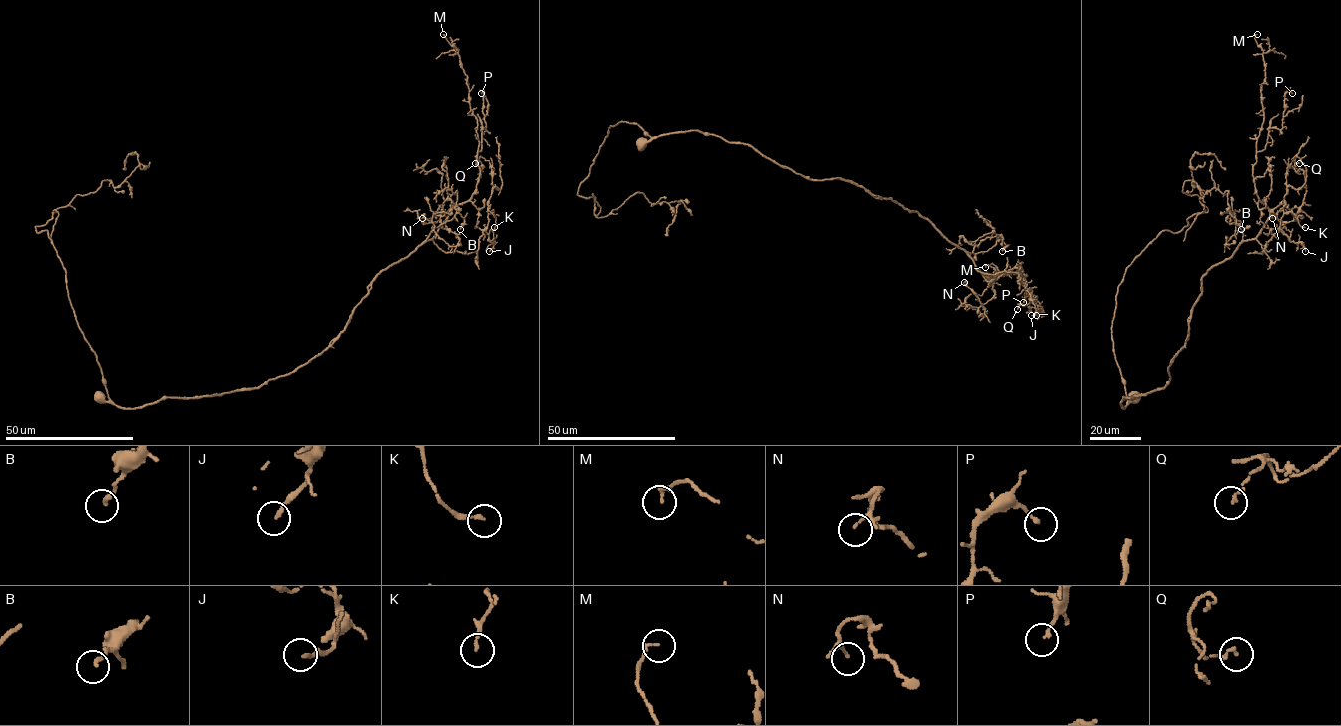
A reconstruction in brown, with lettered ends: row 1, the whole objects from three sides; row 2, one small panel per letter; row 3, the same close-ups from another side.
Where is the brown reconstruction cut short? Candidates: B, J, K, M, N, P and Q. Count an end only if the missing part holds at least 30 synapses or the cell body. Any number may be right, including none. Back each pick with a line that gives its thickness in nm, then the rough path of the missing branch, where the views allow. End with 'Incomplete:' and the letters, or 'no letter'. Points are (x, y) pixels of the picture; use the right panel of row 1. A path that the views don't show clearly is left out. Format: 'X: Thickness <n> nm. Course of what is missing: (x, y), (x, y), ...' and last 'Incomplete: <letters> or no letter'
Incomplete: no letter

